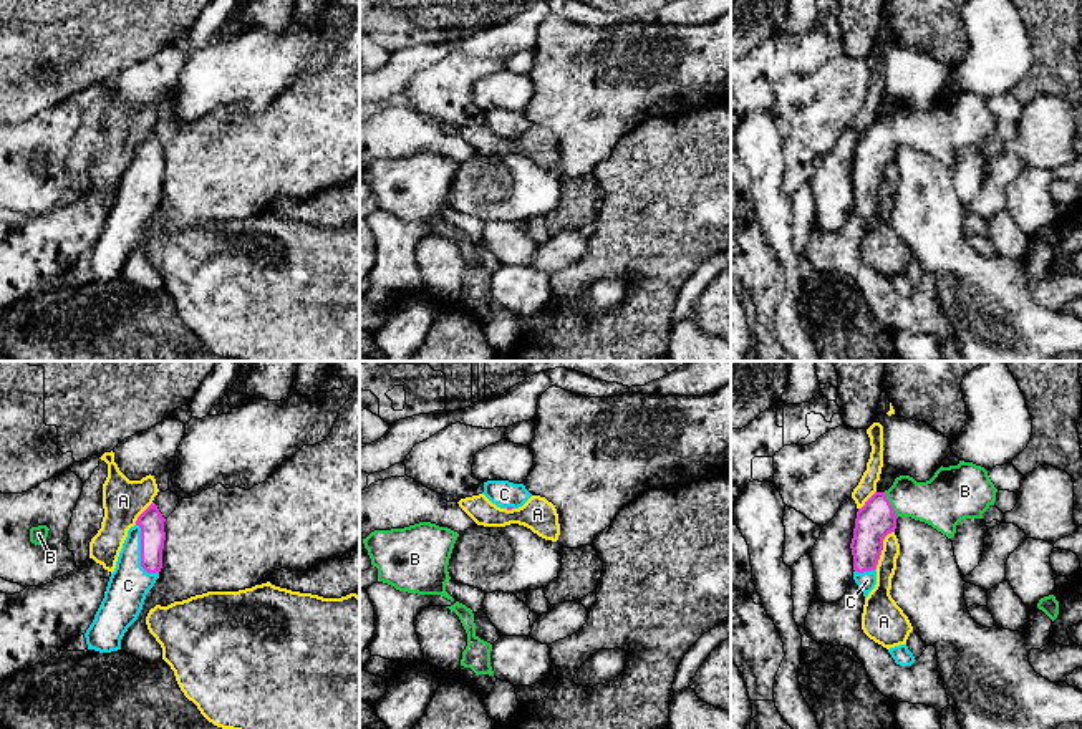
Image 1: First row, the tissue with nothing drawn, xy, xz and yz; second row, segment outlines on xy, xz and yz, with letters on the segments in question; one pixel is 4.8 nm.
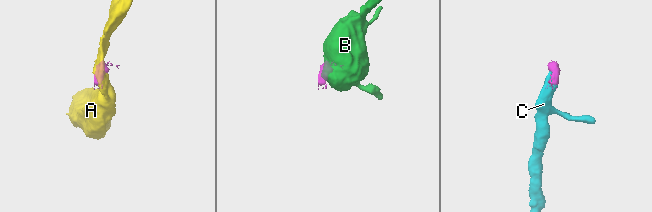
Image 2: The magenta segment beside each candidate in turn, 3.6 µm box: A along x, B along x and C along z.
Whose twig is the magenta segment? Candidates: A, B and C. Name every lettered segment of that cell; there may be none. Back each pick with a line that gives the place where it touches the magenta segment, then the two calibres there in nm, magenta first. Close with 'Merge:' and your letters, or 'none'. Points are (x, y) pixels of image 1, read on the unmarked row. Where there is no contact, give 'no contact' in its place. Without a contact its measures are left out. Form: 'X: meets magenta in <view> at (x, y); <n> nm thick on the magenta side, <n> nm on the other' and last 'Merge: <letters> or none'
B: meets magenta in yz at (890, 135); 180 nm thick on the magenta side, 260 nm on the other
C: meets magenta in xy at (141, 183); 120 nm thick on the magenta side, 200 nm on the other
Merge: B, C

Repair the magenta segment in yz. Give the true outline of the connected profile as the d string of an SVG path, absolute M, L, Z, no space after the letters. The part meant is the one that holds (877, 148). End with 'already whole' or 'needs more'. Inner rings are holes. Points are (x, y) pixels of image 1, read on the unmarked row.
M973 91L940 96L926 111L900 104L885 121L875 121L857 141L853 167L853 209L867 227L877 214L883 169L895 161L898 146L925 151L953 167L964 147L983 147L994 134L997 118L988 99Z; needs more

